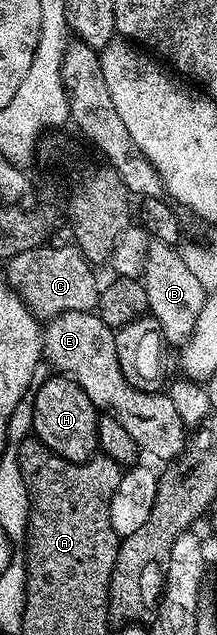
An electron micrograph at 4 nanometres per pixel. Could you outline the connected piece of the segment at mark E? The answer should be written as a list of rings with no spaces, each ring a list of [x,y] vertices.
[[[70,311],[52,317],[46,322],[43,329],[43,354],[44,360],[49,361],[51,368],[58,374],[66,375],[81,385],[86,396],[93,401],[98,410],[112,414],[117,421],[120,421],[129,432],[129,437],[137,442],[139,449],[147,454],[161,460],[161,463],[168,463],[175,459],[186,446],[187,428],[182,423],[173,401],[163,391],[138,390],[128,384],[125,375],[121,373],[120,362],[117,360],[117,347],[114,328],[105,325],[99,315],[90,311]]]

